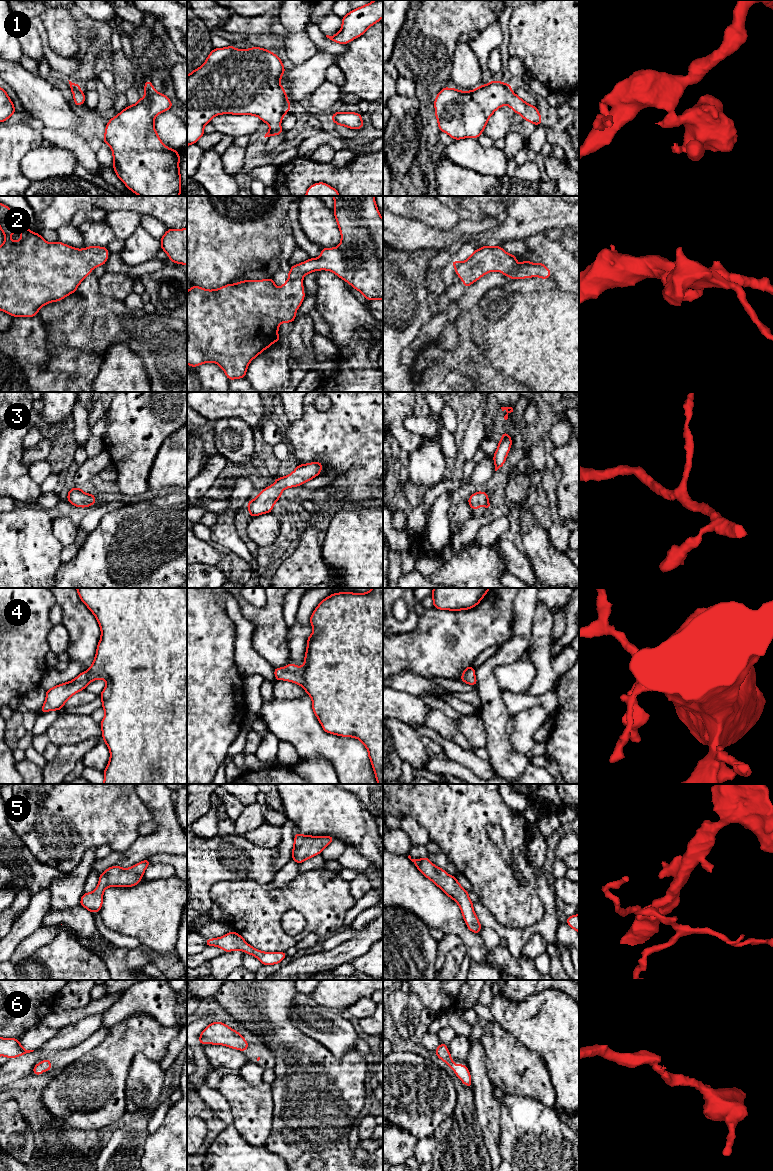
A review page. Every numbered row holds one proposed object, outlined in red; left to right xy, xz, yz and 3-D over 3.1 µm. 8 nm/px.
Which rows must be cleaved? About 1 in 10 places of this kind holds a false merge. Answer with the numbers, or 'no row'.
no row

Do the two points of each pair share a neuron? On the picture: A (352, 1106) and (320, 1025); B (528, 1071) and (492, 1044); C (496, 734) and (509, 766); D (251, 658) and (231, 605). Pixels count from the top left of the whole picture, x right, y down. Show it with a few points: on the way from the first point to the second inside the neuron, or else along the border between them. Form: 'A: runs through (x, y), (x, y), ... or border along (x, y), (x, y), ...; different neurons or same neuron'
A: border along (312, 1038), (337, 1058), (354, 1048); different neurons
B: runs through (521, 1067), (516, 1067), (502, 1053); same neuron
C: runs through (498, 742), (503, 758); same neuron
D: runs through (243, 645), (243, 626), (237, 618); same neuron

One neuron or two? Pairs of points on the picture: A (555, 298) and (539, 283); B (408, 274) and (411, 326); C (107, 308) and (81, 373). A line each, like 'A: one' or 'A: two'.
A: two
B: one
C: two

